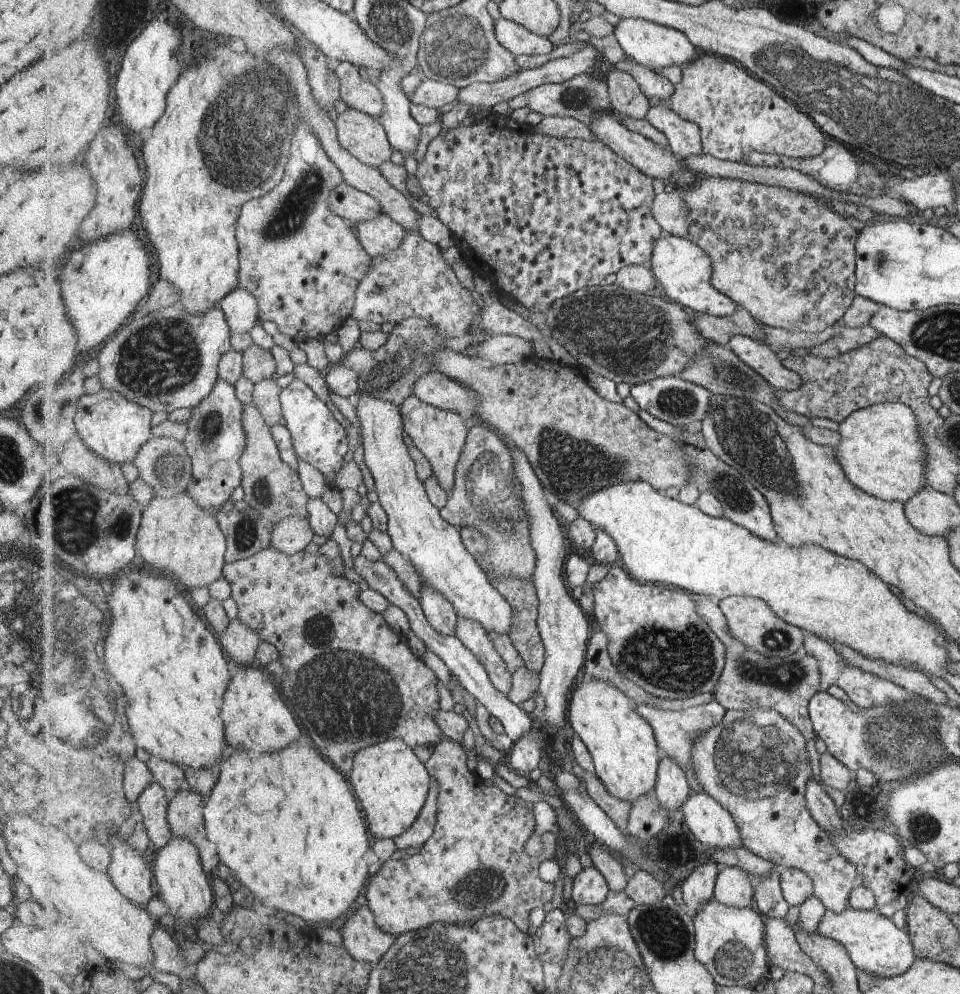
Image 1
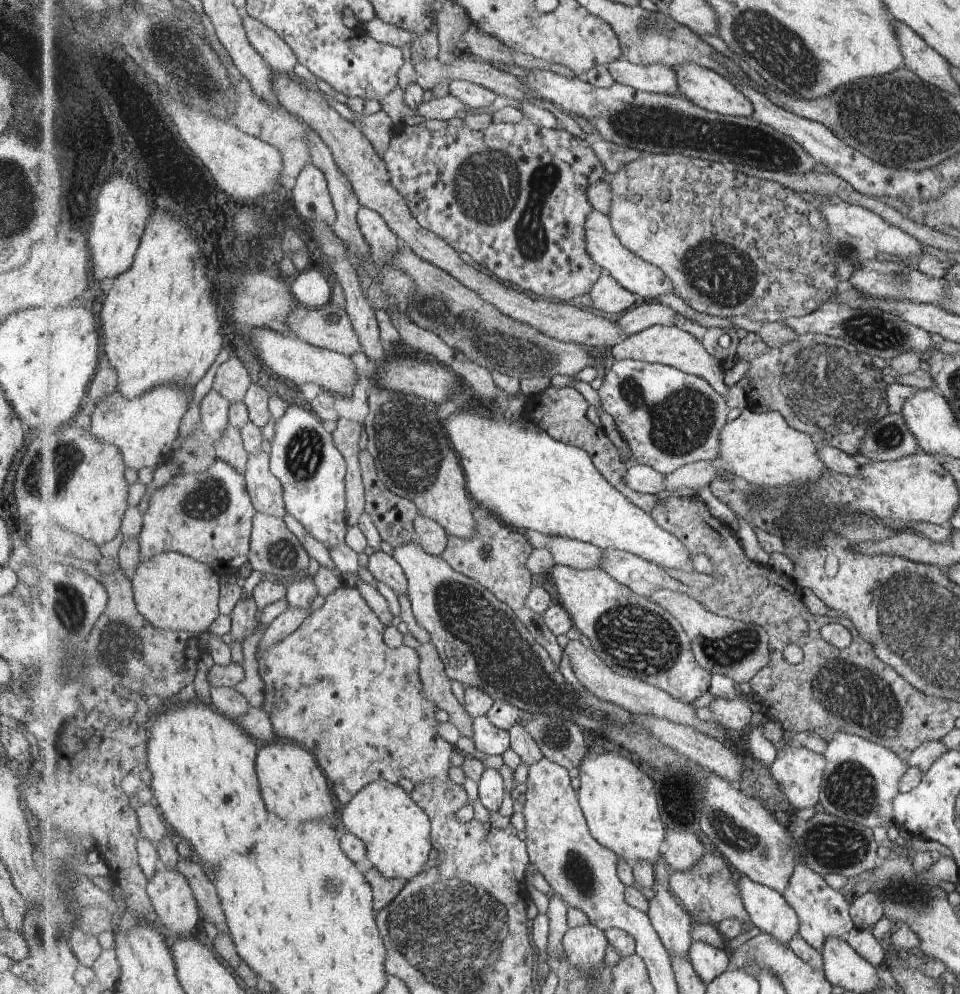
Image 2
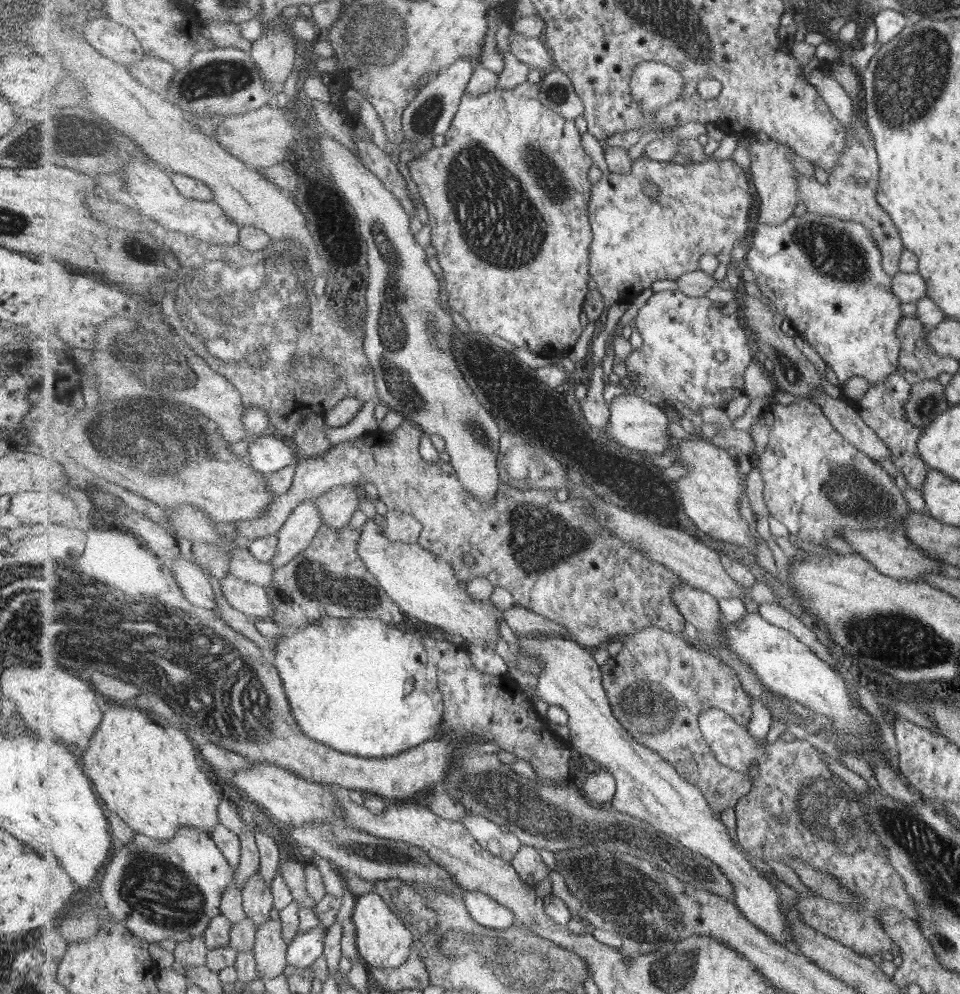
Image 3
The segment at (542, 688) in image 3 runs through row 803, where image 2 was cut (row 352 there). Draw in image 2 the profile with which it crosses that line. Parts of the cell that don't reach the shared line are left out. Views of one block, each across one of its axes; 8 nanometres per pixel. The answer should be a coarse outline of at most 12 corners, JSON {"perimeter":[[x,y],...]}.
{"perimeter":[[652,326],[611,349],[613,361],[671,365],[724,397],[723,362],[694,334]]}

